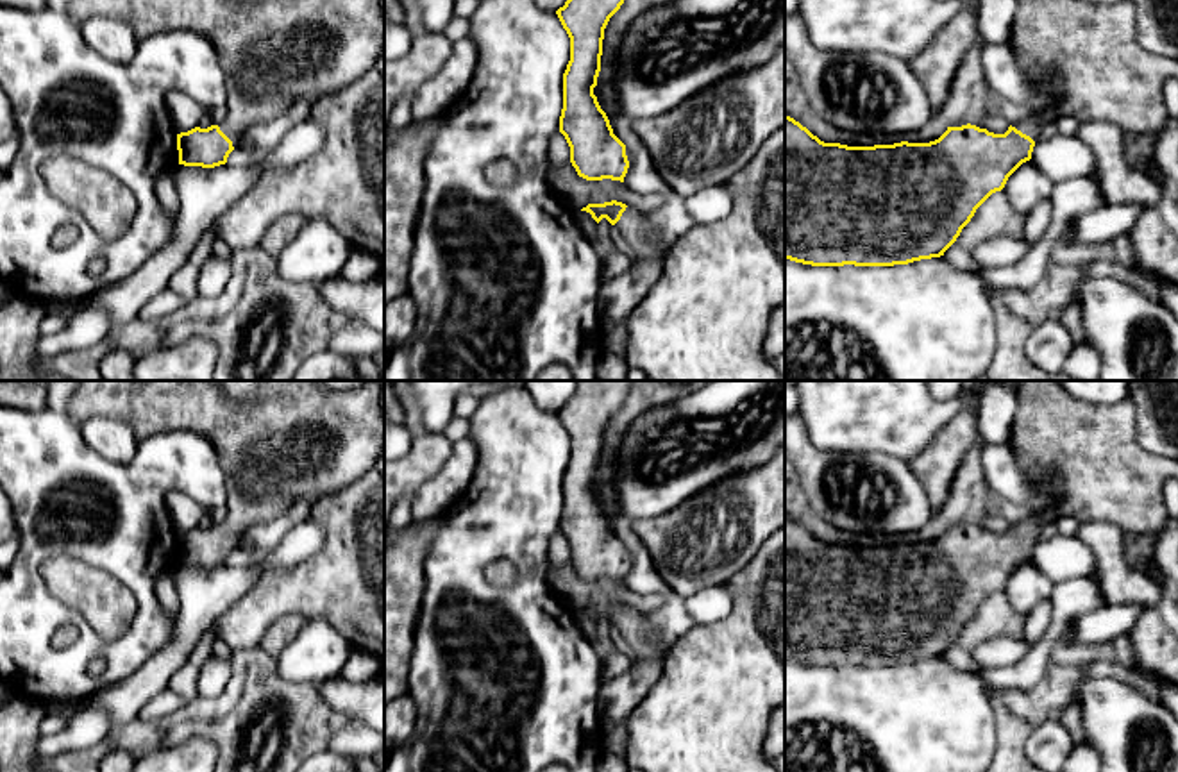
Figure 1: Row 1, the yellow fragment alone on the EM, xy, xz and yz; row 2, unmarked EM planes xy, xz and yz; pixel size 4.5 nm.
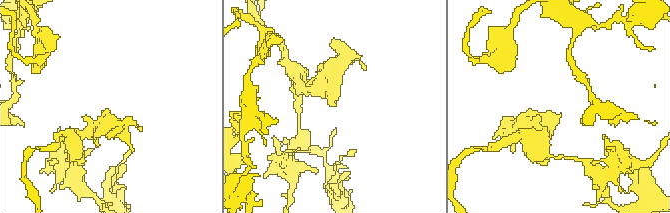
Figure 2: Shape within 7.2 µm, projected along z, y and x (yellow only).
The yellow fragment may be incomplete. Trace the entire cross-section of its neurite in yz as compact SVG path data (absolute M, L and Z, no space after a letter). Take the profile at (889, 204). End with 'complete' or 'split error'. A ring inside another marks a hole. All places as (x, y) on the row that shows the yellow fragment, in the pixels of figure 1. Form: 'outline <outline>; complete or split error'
outline M1019 0L1015 20L1012 23L1010 43L1019 64L1033 75L1037 80L1049 84L1056 95L1056 100L1044 109L1031 109L1033 116L1024 122L1012 123L1005 134L994 134L976 125L947 127L947 130L930 143L894 143L874 147L847 147L840 143L824 143L813 136L799 122L785 114L785 259L812 264L812 266L894 266L908 264L921 259L940 257L956 241L962 229L971 222L976 209L996 191L1001 191L1008 177L1026 161L1031 159L1035 141L1042 138L1046 125L1055 125L1060 116L1076 116L1083 123L1087 122L1112 122L1124 132L1160 132L1169 118L1164 102L1164 82L1173 77L1178 80L1178 59L1153 55L1144 50L1135 34L1135 5L1132 0L1121 0L1112 4L1094 4L1087 0Z; split error

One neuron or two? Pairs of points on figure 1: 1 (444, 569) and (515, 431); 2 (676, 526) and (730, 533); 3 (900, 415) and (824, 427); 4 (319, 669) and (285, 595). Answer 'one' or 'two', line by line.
1: one
2: one
3: one
4: two

